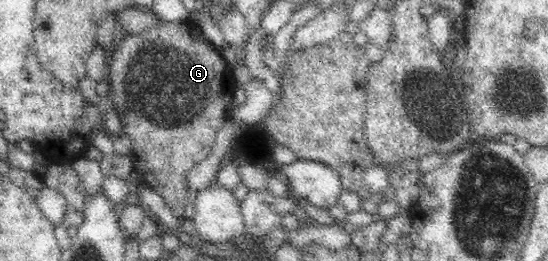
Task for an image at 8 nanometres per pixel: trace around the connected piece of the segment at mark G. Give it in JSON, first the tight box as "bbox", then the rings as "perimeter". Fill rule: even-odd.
{"bbox":[106,21,238,220],"perimeter":[[[161,21],[161,23],[155,28],[141,32],[140,34],[125,34],[117,45],[111,48],[110,55],[107,60],[106,80],[110,85],[110,100],[120,115],[123,132],[125,137],[131,138],[133,143],[130,157],[133,162],[133,168],[137,176],[142,180],[144,184],[152,187],[167,204],[167,207],[171,209],[171,212],[180,220],[184,218],[185,207],[187,206],[187,196],[190,193],[188,186],[188,180],[186,179],[188,173],[198,164],[202,162],[212,150],[212,146],[215,144],[216,132],[222,128],[223,124],[230,118],[231,110],[234,108],[233,96],[235,90],[238,87],[233,75],[233,69],[228,66],[227,60],[219,52],[219,49],[214,47],[204,36],[201,29],[197,27],[188,27],[185,22],[182,23],[169,23]]]}

